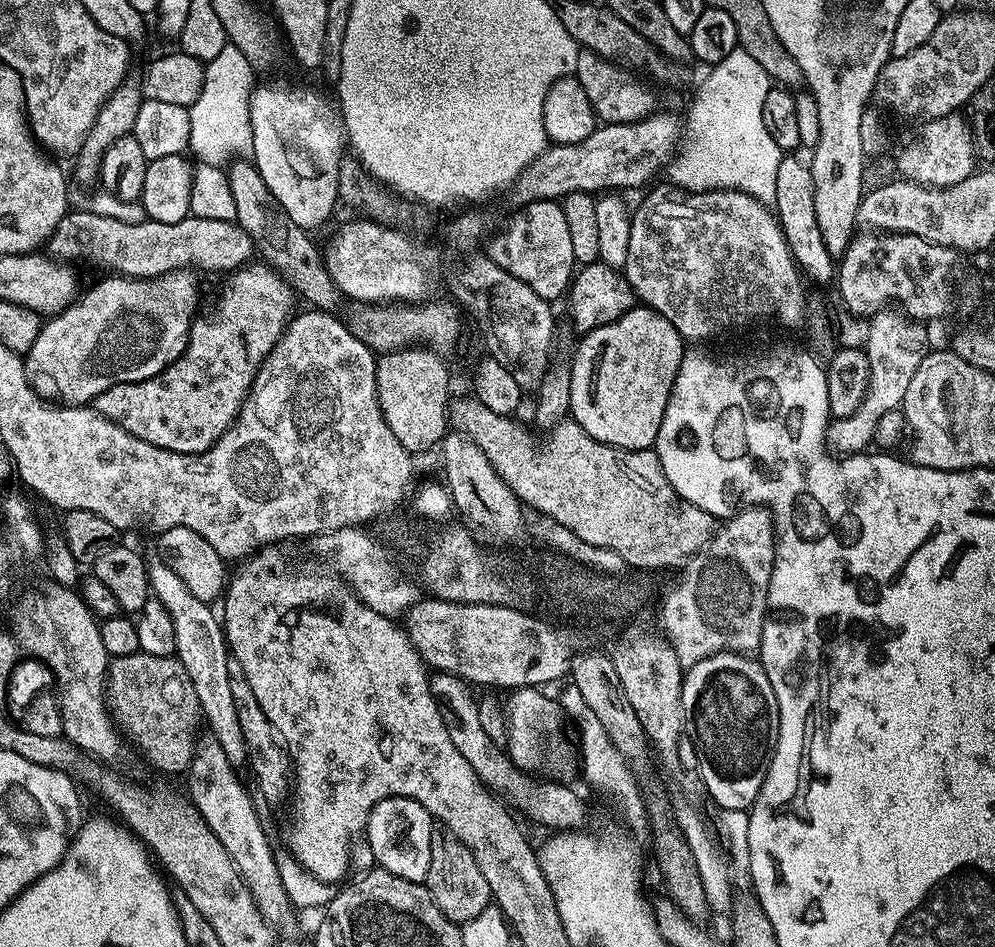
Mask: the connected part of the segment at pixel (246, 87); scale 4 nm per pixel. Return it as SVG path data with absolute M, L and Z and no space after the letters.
M233 44L222 46L222 51L213 60L205 63L204 86L192 107L188 109L191 124L188 148L197 156L197 161L201 165L219 168L252 156L252 121L248 114L249 101L254 93L252 75L254 75L252 64L246 62L242 50L238 50L238 46Z

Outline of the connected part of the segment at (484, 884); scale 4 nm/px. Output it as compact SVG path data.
M444 830L433 831L431 836L430 870L427 871L424 884L442 914L458 926L476 918L492 902L489 882L483 877L474 856L451 833Z

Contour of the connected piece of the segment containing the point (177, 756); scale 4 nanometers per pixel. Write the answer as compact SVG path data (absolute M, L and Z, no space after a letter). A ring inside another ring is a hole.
M135 652L129 656L117 656L109 663L106 677L106 707L119 735L127 739L160 772L187 773L192 761L192 750L197 741L196 722L201 717L198 694L194 694L194 682L186 674L186 666L175 655L152 656L149 652Z

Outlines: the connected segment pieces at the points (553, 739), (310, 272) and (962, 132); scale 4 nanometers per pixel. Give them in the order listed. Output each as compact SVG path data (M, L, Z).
M539 687L518 688L511 693L512 708L506 712L506 751L522 771L539 774L552 782L568 782L578 772L578 752L564 737L566 716L559 699L543 696Z
M236 162L227 169L230 191L234 196L237 210L235 223L239 224L246 234L250 234L252 247L258 253L259 259L274 269L285 280L297 297L301 296L313 309L328 310L331 304L341 303L340 291L328 277L324 268L321 249L311 240L309 233L282 210L282 202L270 194L270 186L262 182L262 174L250 162Z
M952 113L921 125L919 133L903 148L899 160L897 158L897 171L913 183L929 187L956 185L972 176L978 166L978 157L971 123L962 117L961 113Z

